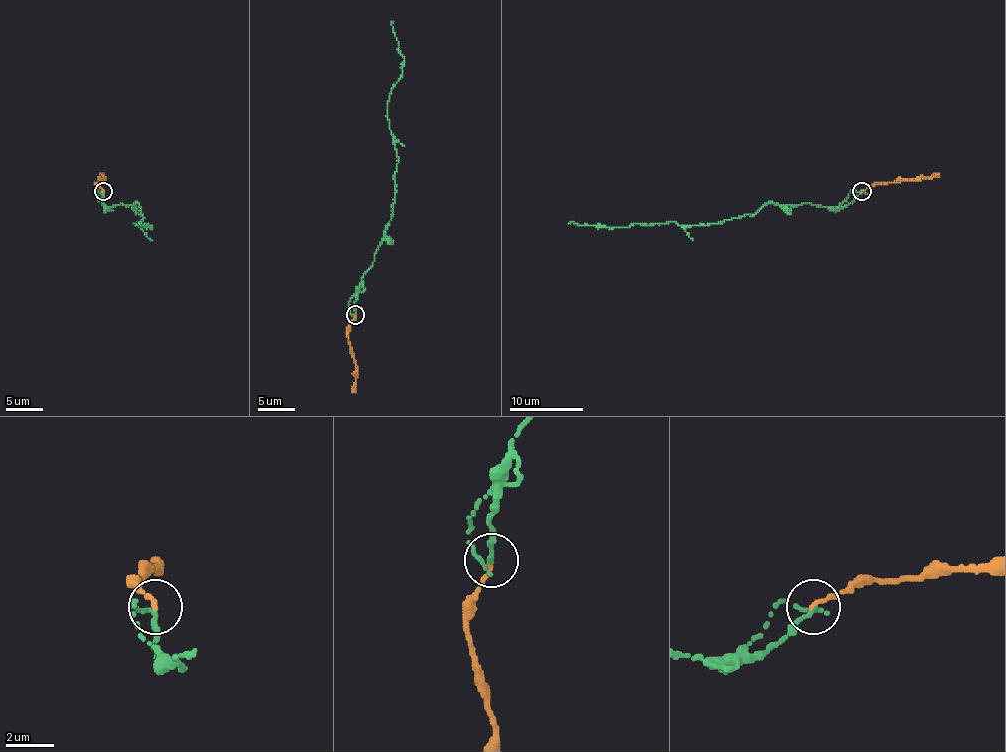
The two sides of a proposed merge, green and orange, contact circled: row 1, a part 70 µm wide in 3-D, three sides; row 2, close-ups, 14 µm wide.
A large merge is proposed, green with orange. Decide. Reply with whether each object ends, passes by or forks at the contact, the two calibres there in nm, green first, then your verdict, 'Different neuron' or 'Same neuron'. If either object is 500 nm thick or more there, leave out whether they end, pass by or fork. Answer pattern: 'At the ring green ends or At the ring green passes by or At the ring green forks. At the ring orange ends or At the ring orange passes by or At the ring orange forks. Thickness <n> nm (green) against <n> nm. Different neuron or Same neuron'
At the ring green passes by. At the ring orange ends. Thickness 180 nm (green) against 220 nm. Same neuron

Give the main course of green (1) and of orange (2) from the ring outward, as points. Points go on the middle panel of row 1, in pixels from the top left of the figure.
1: (356, 314), (357, 286), (372, 264), (393, 207), (398, 162), (387, 103), (404, 56), (393, 21)
2: (356, 314), (348, 329), (350, 351), (356, 364), (356, 386), (352, 392)

